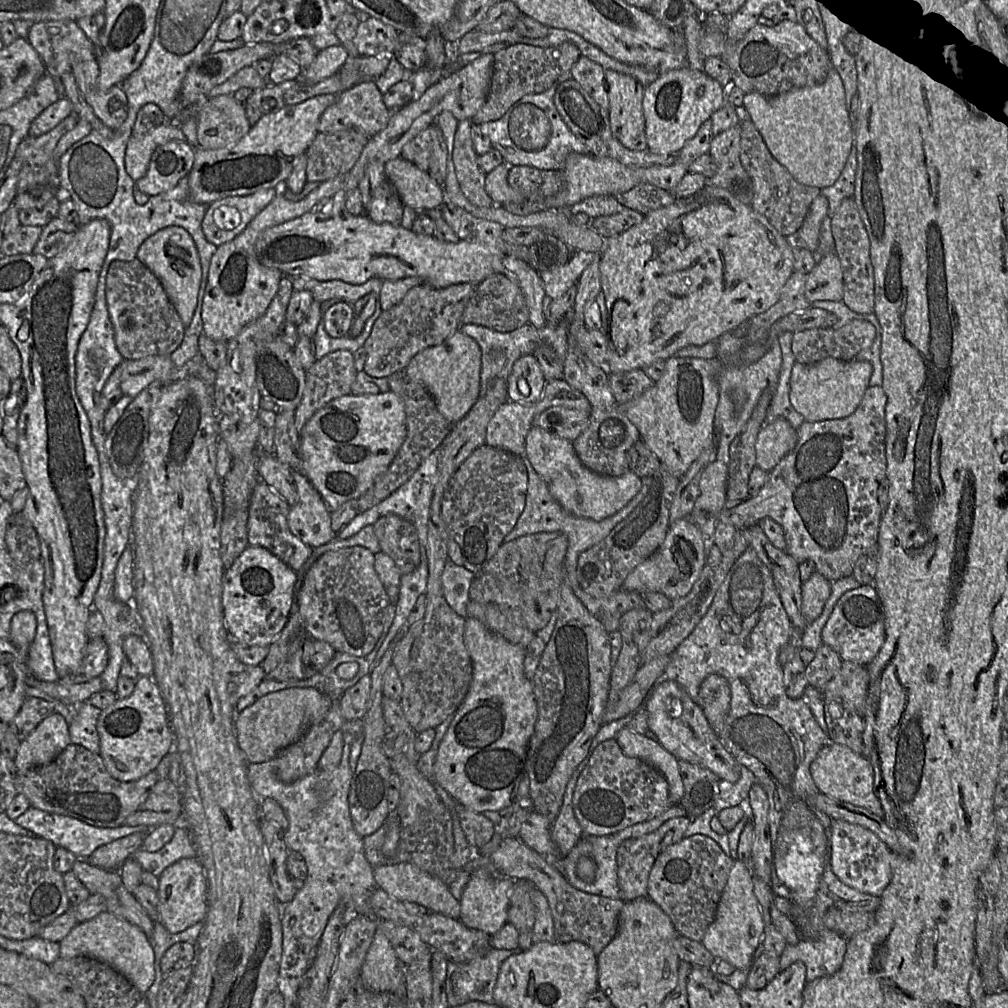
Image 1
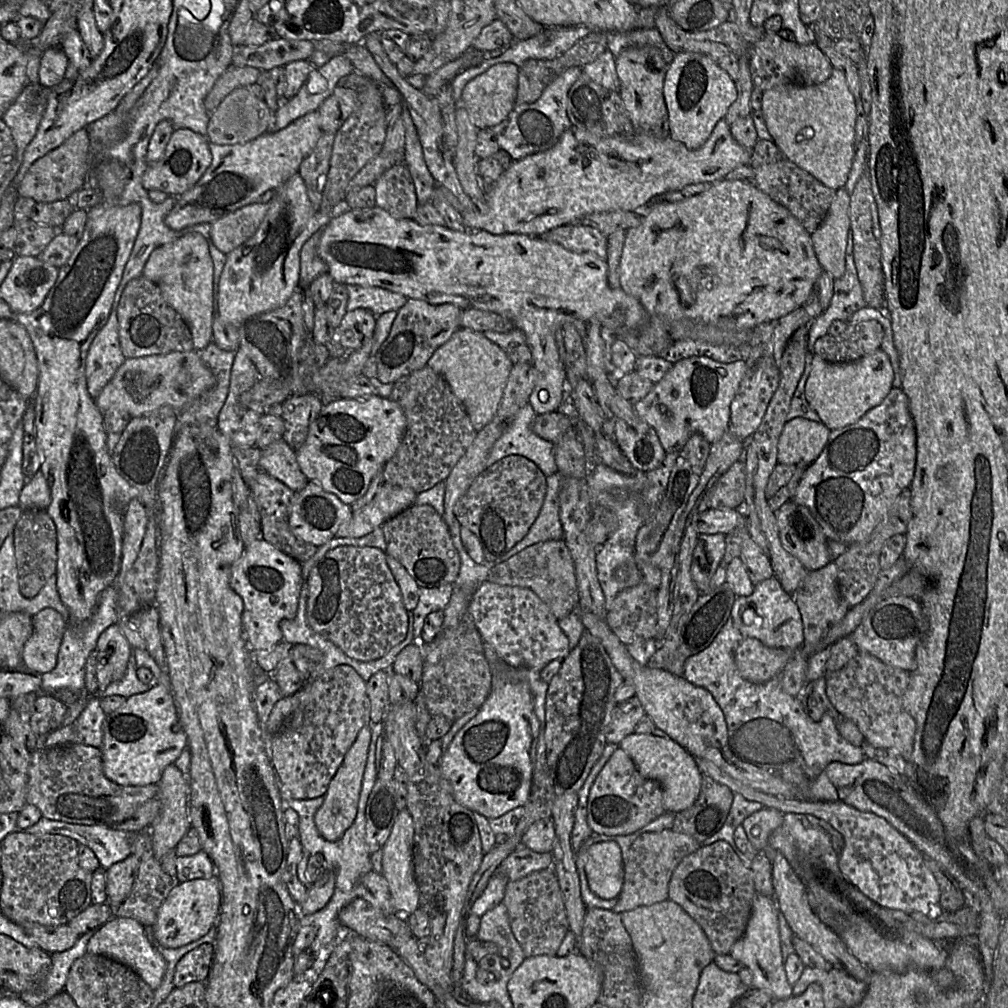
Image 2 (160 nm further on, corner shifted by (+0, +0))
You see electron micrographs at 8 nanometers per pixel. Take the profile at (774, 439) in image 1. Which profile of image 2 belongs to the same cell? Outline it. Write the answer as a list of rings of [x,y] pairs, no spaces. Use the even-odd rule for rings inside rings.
[[[799,417],[787,421],[778,441],[778,463],[810,465],[822,452],[830,432],[831,430],[821,422]]]

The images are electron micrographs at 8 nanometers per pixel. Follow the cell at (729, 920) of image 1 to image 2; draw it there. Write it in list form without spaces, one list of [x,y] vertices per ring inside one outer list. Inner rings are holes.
[[[756,893],[746,930],[732,946],[729,956],[751,972],[753,988],[769,992],[773,1000],[783,1000],[793,995],[793,985],[788,982],[784,968],[785,956],[782,951],[777,914],[778,907],[774,899]]]

